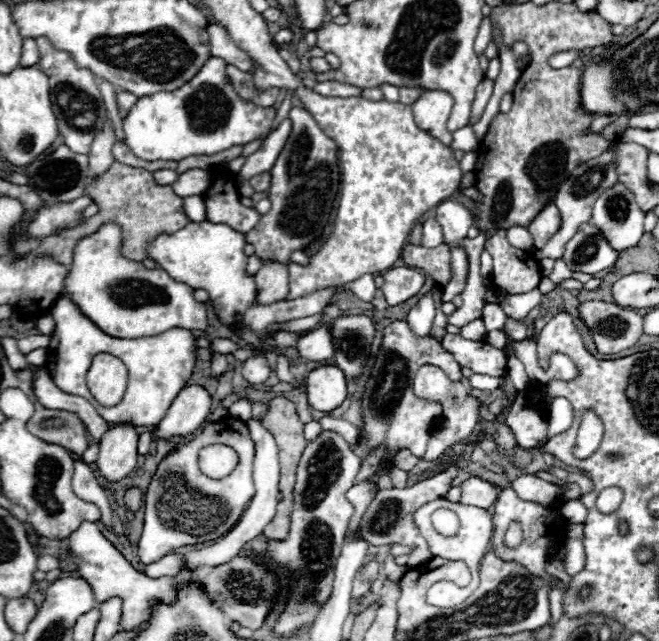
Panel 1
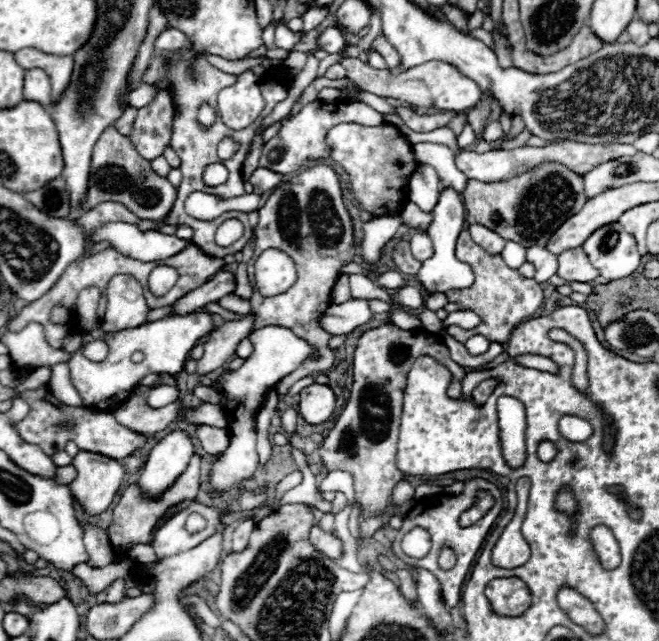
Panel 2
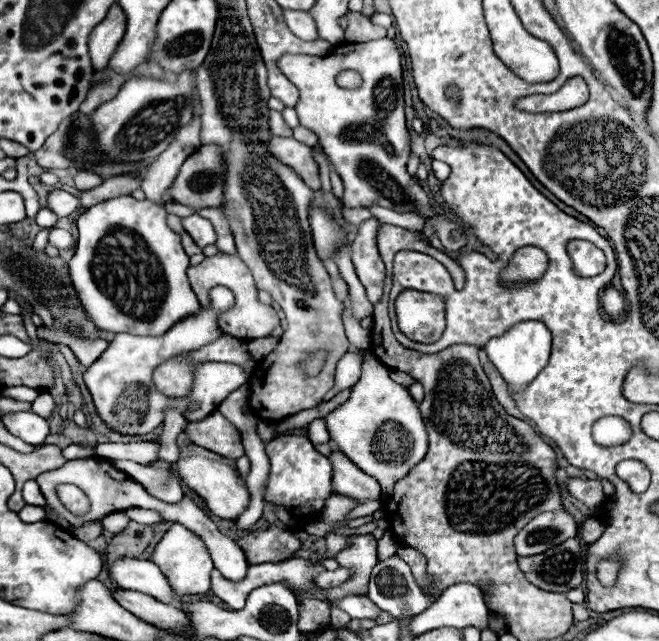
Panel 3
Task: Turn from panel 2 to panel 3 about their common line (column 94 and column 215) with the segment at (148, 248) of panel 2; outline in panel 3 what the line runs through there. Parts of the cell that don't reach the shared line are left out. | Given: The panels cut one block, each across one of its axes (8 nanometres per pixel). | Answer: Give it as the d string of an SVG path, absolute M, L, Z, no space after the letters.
M192 214L192 216L184 218L182 224L184 224L184 230L194 238L194 242L200 248L216 242L216 232L214 232L214 226L212 226L210 220L206 220L206 218L198 216L198 214Z

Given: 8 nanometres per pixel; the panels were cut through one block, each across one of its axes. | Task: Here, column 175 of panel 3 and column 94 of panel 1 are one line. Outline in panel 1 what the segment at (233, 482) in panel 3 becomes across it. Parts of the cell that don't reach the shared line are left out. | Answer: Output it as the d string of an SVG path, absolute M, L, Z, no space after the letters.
M120 422L112 426L102 442L100 442L100 454L98 460L94 462L94 468L102 478L110 482L118 482L124 476L128 476L134 466L136 466L136 442L138 442L138 432L134 424Z

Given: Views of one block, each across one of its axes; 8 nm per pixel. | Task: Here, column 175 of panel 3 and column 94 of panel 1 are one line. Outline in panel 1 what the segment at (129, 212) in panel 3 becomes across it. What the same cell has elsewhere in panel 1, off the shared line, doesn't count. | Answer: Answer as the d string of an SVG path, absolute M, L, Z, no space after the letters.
M104 224L94 234L82 238L74 250L74 264L64 278L64 294L78 306L78 310L90 318L100 330L114 338L140 338L156 336L170 328L188 328L188 330L206 330L208 328L208 306L194 300L194 288L184 282L176 282L168 276L166 270L148 270L142 262L128 260L122 256L122 230L118 224Z

